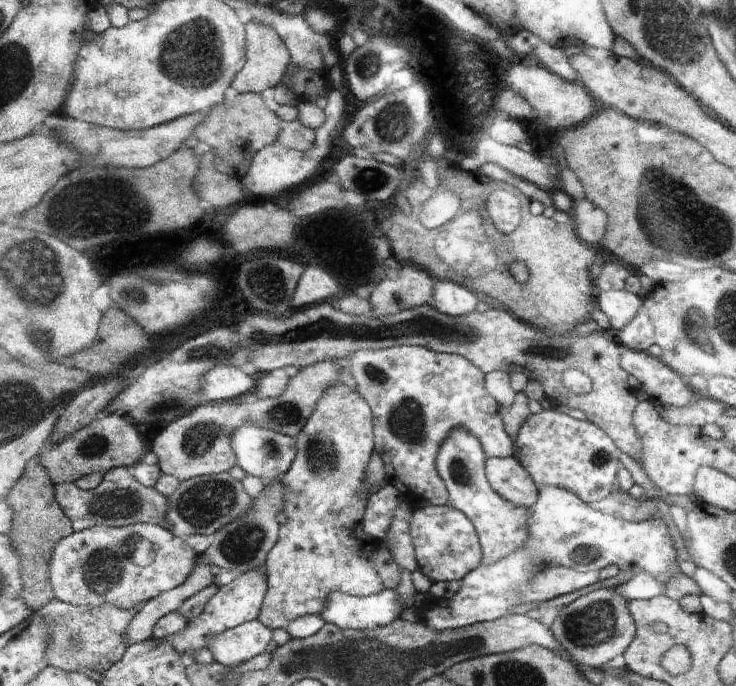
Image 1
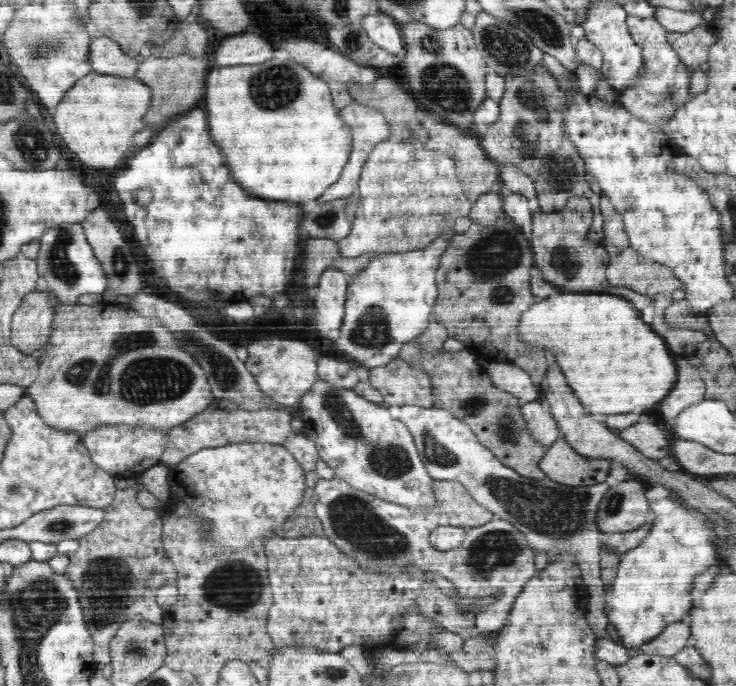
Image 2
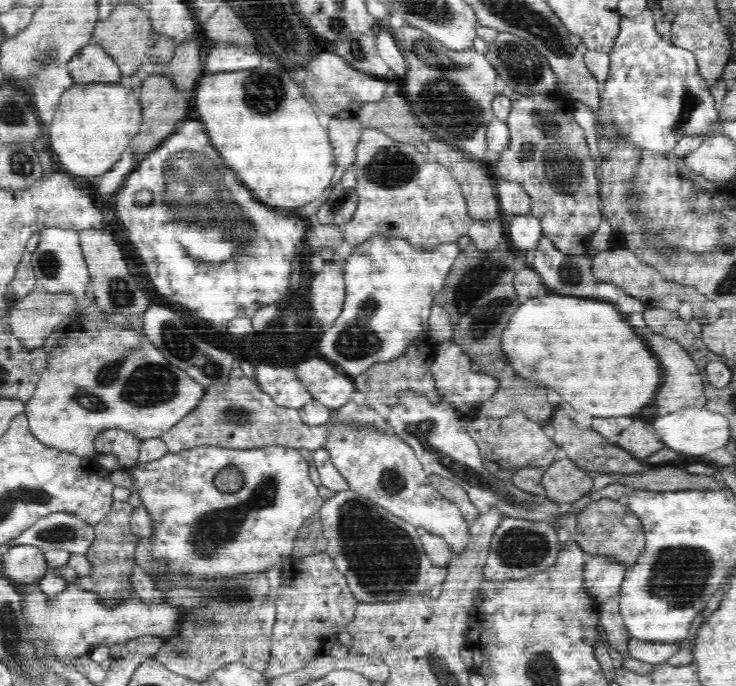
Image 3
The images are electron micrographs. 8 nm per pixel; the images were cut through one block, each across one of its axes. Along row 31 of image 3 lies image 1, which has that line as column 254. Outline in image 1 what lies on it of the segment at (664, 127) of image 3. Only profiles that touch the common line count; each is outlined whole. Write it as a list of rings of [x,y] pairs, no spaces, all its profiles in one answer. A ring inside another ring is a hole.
[[[250,620],[212,638],[208,649],[216,662],[236,668],[265,653],[272,634],[272,630],[260,620]]]

